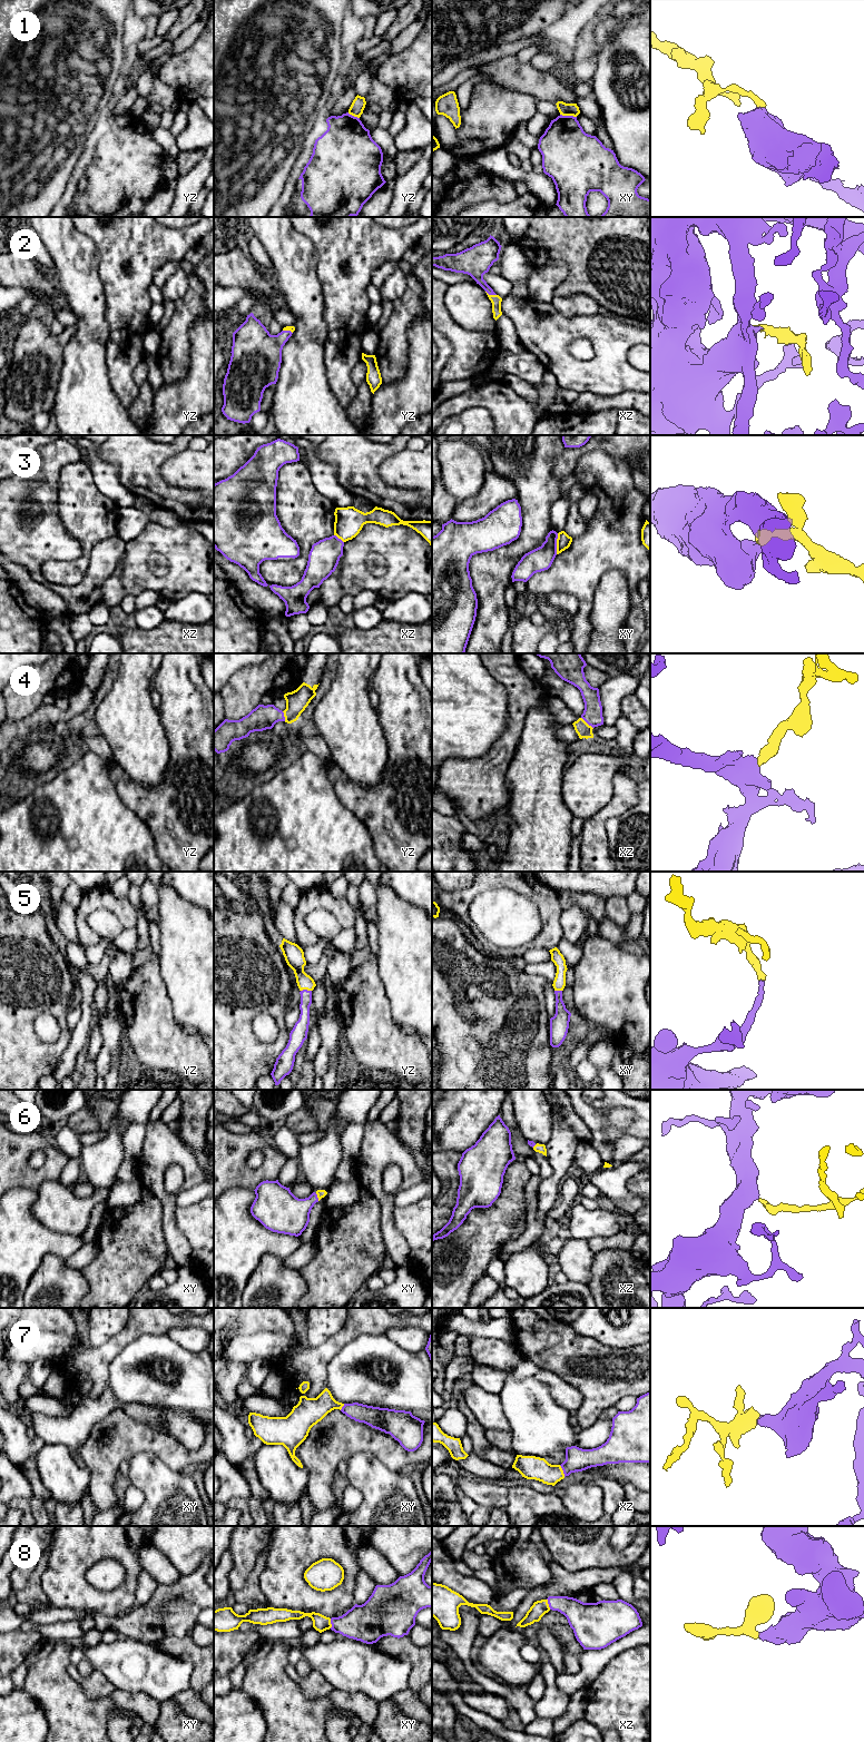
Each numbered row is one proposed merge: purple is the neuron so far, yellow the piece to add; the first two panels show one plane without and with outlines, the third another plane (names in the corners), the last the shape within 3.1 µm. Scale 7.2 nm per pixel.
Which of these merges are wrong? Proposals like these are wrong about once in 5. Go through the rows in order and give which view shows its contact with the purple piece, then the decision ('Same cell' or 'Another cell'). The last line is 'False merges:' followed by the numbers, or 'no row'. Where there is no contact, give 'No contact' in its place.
1: Touches purple in xy. Another cell
2: Touches purple in xz. Same cell
3: Touches purple in xy. Another cell
4: Touches purple in xz. Same cell
5: Touches purple in yz. Same cell
6: Touches purple in xy. Same cell
7: Touches purple in xz. Same cell
8: Touches purple in xz. Same cell
False merges: 1, 3

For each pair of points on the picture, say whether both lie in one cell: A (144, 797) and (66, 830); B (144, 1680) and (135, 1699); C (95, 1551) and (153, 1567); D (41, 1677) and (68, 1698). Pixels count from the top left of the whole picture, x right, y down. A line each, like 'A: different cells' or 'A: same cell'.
A: different cells
B: different cells
C: different cells
D: same cell

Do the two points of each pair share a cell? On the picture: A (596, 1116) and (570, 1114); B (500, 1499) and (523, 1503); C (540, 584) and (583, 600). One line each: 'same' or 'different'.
A: different
B: different
C: same

